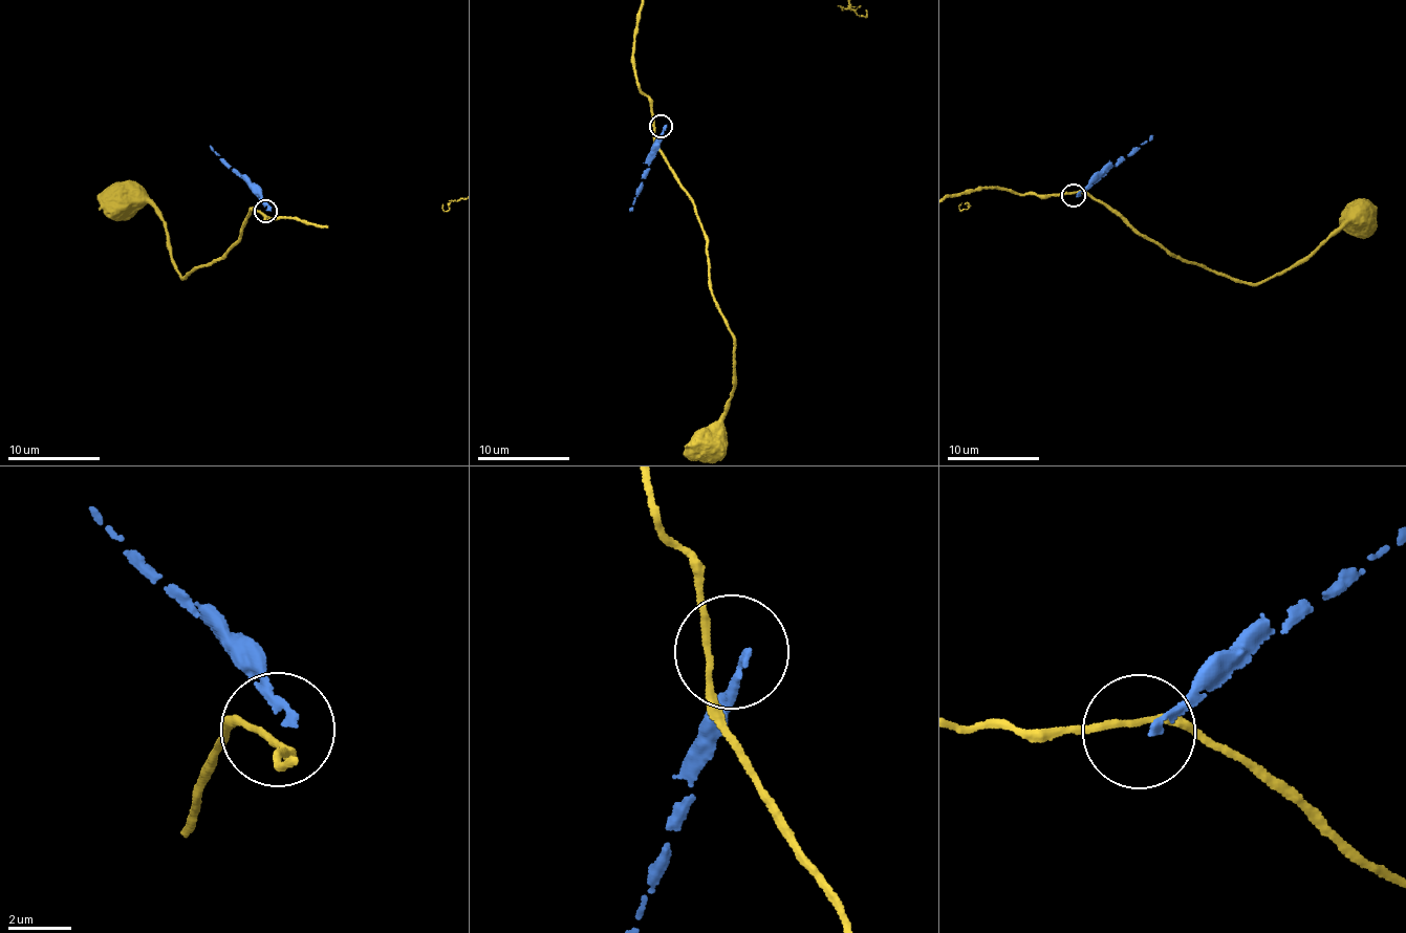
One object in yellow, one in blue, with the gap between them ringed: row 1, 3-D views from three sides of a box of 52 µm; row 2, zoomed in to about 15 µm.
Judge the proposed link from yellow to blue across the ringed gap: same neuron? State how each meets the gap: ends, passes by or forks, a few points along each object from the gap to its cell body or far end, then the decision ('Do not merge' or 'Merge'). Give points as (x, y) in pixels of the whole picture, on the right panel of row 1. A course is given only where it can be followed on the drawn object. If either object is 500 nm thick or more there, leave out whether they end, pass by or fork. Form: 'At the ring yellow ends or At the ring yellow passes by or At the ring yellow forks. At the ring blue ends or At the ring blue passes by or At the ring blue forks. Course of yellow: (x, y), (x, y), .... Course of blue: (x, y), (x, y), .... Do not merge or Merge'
At the ring yellow passes by. At the ring blue ends. Course of yellow: (1069, 193), (1085, 191), (1173, 255), (1251, 284), (1303, 262), (1348, 220), (1352, 226), (1357, 222). Course of blue: (1076, 195), (1100, 181), (1123, 157), (1153, 134). Do not merge

